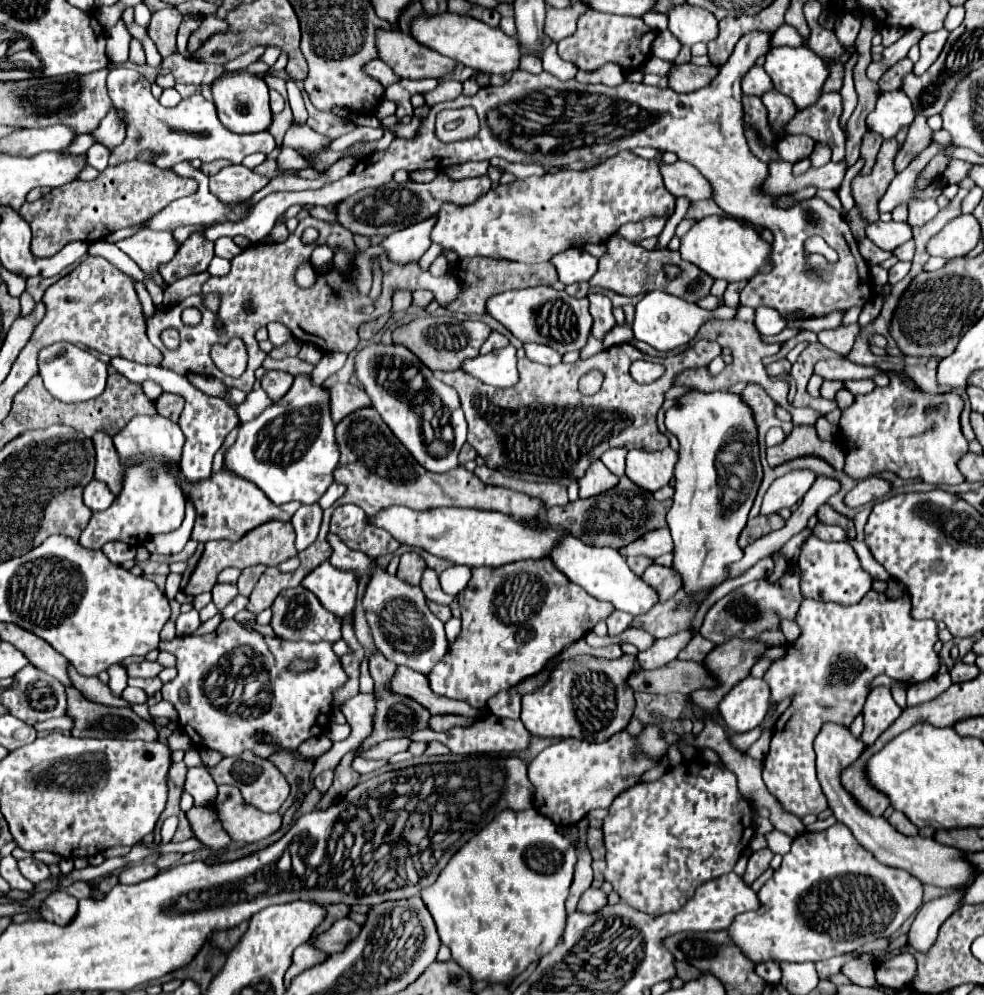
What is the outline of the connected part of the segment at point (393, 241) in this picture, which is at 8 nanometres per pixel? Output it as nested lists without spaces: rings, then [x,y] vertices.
[[[431,216],[429,220],[417,222],[405,230],[393,232],[383,240],[383,246],[391,258],[391,262],[407,264],[413,260],[419,260],[427,248],[431,246],[431,230],[437,222],[437,216]]]

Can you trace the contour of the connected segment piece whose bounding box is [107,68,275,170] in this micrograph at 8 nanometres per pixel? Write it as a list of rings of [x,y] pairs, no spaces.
[[[115,68],[107,78],[109,96],[117,110],[125,112],[127,136],[121,146],[111,152],[109,166],[117,166],[135,160],[141,152],[149,150],[153,154],[151,164],[169,170],[183,160],[199,158],[203,164],[213,160],[229,160],[231,164],[241,164],[241,160],[253,152],[269,154],[275,148],[275,138],[265,130],[257,134],[235,134],[229,132],[217,118],[213,102],[205,100],[201,94],[183,98],[175,108],[165,108],[151,94],[151,84],[133,68]]]

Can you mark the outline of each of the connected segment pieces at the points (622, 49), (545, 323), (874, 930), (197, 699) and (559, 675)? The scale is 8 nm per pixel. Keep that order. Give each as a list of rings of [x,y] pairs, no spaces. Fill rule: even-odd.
[[[587,10],[577,20],[575,34],[557,42],[557,48],[559,48],[559,56],[567,62],[573,62],[579,70],[591,72],[601,68],[605,62],[617,62],[621,68],[629,72],[645,64],[645,60],[651,56],[651,44],[655,38],[657,32],[645,26],[641,18]]]
[[[535,286],[525,290],[509,290],[487,300],[487,314],[499,320],[521,342],[537,342],[557,348],[561,354],[581,350],[591,334],[593,318],[589,314],[587,298],[573,298],[565,290],[551,286]]]
[[[835,824],[823,832],[803,832],[783,856],[781,868],[765,882],[757,894],[761,908],[739,914],[729,926],[733,942],[753,962],[819,962],[859,948],[865,942],[895,934],[901,924],[921,906],[923,884],[905,870],[889,868],[875,860],[851,834],[845,824]]]
[[[225,620],[225,622],[221,622],[215,632],[205,634],[205,636],[195,636],[195,634],[193,634],[193,636],[173,638],[173,640],[167,640],[167,642],[161,640],[161,642],[159,642],[159,650],[167,650],[167,652],[171,652],[171,654],[177,658],[177,672],[179,672],[171,682],[163,684],[163,688],[161,688],[163,700],[167,700],[167,702],[171,702],[171,704],[175,706],[175,710],[177,710],[177,714],[179,714],[179,724],[181,724],[181,728],[185,730],[185,734],[191,738],[193,746],[195,746],[197,750],[207,750],[207,748],[211,748],[211,750],[217,750],[219,754],[223,754],[225,758],[227,758],[227,756],[239,756],[239,754],[245,752],[245,750],[253,750],[253,754],[255,754],[255,756],[261,756],[261,758],[269,758],[271,754],[275,754],[275,752],[279,752],[279,750],[297,752],[299,744],[303,744],[305,740],[309,740],[309,738],[313,738],[313,736],[325,734],[327,724],[329,724],[329,714],[331,714],[331,696],[333,696],[333,692],[335,692],[339,686],[343,686],[343,684],[347,682],[347,674],[345,674],[345,670],[343,670],[343,666],[341,666],[341,658],[333,652],[333,642],[317,642],[317,644],[311,644],[311,642],[303,642],[303,640],[301,640],[301,642],[289,642],[289,640],[281,640],[281,638],[269,638],[269,636],[261,636],[261,634],[257,634],[257,632],[245,630],[245,628],[243,628],[239,622],[235,622],[235,620]],[[295,658],[303,658],[303,660],[315,658],[315,660],[317,660],[317,668],[311,670],[311,672],[293,674],[293,672],[289,672],[287,666],[289,666],[291,660],[295,660]],[[181,688],[185,688],[185,690],[189,692],[189,704],[183,704],[183,702],[179,700],[179,690],[181,690]]]
[[[623,654],[617,660],[575,656],[561,662],[549,672],[549,680],[523,696],[521,720],[525,728],[543,738],[579,738],[591,742],[603,742],[621,732],[635,710],[633,690],[627,684],[627,676],[633,672],[635,656]]]

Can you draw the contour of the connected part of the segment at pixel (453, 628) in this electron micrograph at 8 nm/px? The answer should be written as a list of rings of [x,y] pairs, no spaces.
[[[449,618],[447,622],[445,622],[445,632],[447,632],[447,640],[449,640],[449,644],[453,644],[455,642],[455,638],[459,636],[459,632],[461,632],[461,618]]]

